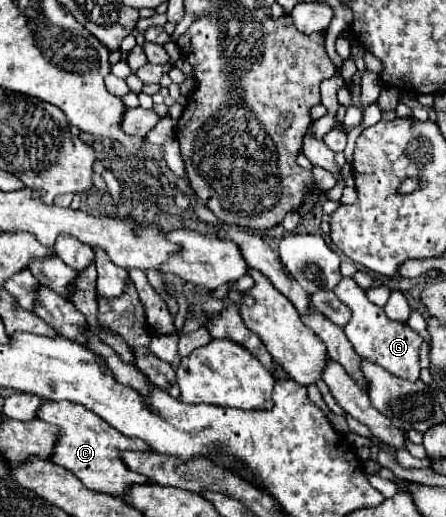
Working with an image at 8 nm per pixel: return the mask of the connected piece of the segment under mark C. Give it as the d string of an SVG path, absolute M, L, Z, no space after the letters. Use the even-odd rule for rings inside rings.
M45 401L41 405L39 419L59 427L61 431L51 461L71 471L81 483L85 483L87 489L121 497L121 491L125 491L125 487L133 487L133 483L151 483L149 479L145 479L145 475L131 471L121 459L123 451L139 451L139 453L151 451L143 439L131 439L121 435L99 415L93 415L93 411L87 411L85 407L79 407L77 403L71 401Z

